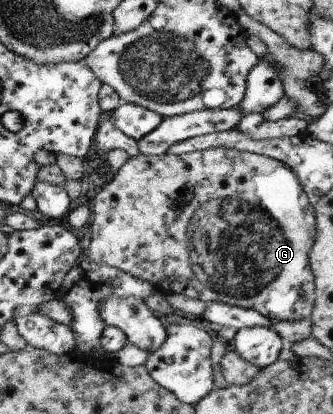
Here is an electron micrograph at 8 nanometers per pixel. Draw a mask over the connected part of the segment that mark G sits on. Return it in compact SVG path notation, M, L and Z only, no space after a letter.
M210 148L187 154L164 154L156 157L135 155L115 172L111 181L103 188L90 191L93 213L91 221L91 237L83 254L97 264L119 269L136 279L147 281L163 295L181 294L202 302L220 302L229 306L251 309L259 315L276 321L298 321L308 319L314 307L314 280L308 265L308 252L314 241L314 210L309 204L306 194L298 183L296 176L283 163L263 155L248 152L237 152L226 148Z

